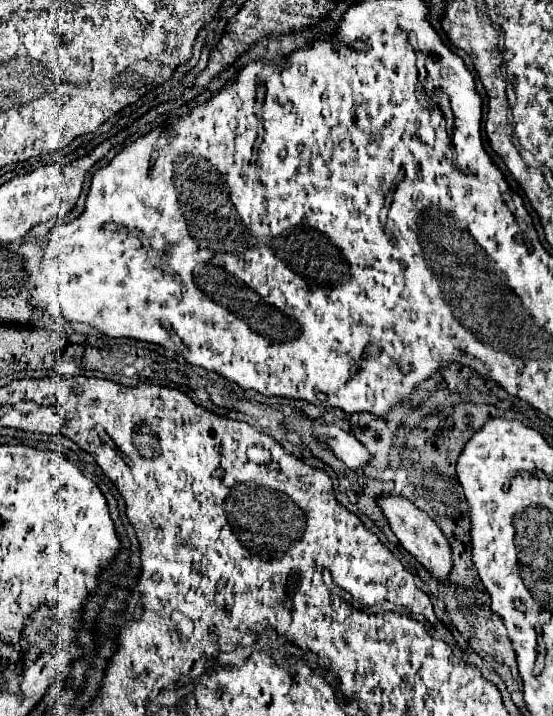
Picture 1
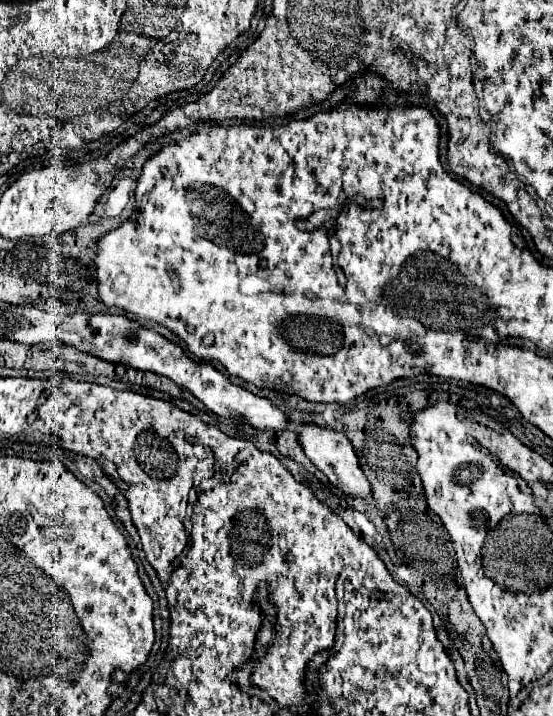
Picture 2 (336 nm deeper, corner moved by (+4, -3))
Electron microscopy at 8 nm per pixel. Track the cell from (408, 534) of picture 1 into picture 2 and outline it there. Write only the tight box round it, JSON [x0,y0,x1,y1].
[299,425,371,499]

